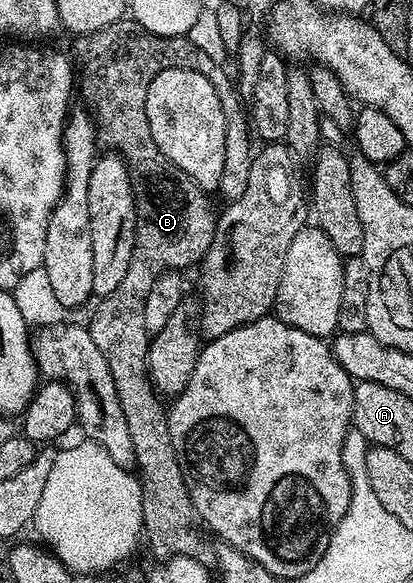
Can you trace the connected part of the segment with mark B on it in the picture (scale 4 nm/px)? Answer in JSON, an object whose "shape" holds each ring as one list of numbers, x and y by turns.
{"shape":[[122,18,114,22,111,26,107,26,103,30,98,32,92,32,90,36,80,37,76,41,77,43,77,56,81,59,81,68,79,64,79,80,80,86,79,90,85,94,85,100,89,105,87,105,88,111,93,117,93,122,97,126,97,138,98,141,106,149,112,150,118,154,123,154,125,157,125,164,129,167,129,175,133,177,133,200,137,203,137,233,135,234,135,250,131,254,131,266,127,266,127,278,123,278,123,282,119,282,117,289,112,292,109,296,102,296,96,301,97,309,93,312,93,317,87,320,87,327,91,338,95,342,95,346,99,346,99,354,103,354,103,358,107,358,107,366,111,370,111,378,115,378,115,390,117,391,117,397,119,398,119,406,123,406,123,418,127,418,127,430,131,433,131,446,133,447,133,458,135,461,136,471,139,473,139,479,141,481,141,497,143,498,143,522,141,527,143,529,144,539,147,541,149,539,149,548,151,551,157,555,156,559,158,561,164,562,170,560,172,556,186,556,187,558,195,558,195,562,204,564,206,566,216,565,217,562,217,550,216,547,211,543,208,544,205,541,206,533,202,531,199,527,199,517,195,506,193,505,193,499,189,493,189,487,185,481,185,475,183,470,179,466,179,458,175,454,175,446,171,446,171,430,169,429,169,414,166,405,163,403,162,397,159,395,156,388,153,386,153,379,149,376,149,342,151,339,151,334,146,330,145,323,143,322,143,306,145,305,145,299,147,294,151,290,151,286,155,286,155,282,162,274,165,272,172,272,174,270,186,270,196,265,203,257,207,254,207,250,211,246,213,241,213,235,217,229,217,216,215,212,209,209,209,204,207,201,206,193,201,191,201,187,196,184,183,170,179,170,175,165,169,163,169,159,165,157,159,150,159,146,155,146,155,138,151,138,151,126,147,126,147,86,151,86,151,78,155,78,155,74,159,74,159,70,167,70,168,68,186,68,187,70,195,70,199,74,203,74,211,82,211,86,215,86,215,90,221,94,221,109,225,115,225,161,223,162,223,174,221,175,221,187,219,189,220,195,223,194,226,197,226,201,232,202,237,200,243,194,243,190,247,190,247,182,251,178,251,166,253,165,253,157,255,155,255,145,254,137,251,135,251,122,247,117,247,108,245,108,241,103,243,103,242,97,239,95,238,89,234,87,235,80,232,75,229,76,224,71,226,70,222,65,216,64,211,57,207,54,203,54,203,50,199,50,199,46,195,46,195,42,191,42,188,36,160,36,159,34,151,34,151,30,147,30,143,26,139,26,137,21,132,18]]}

